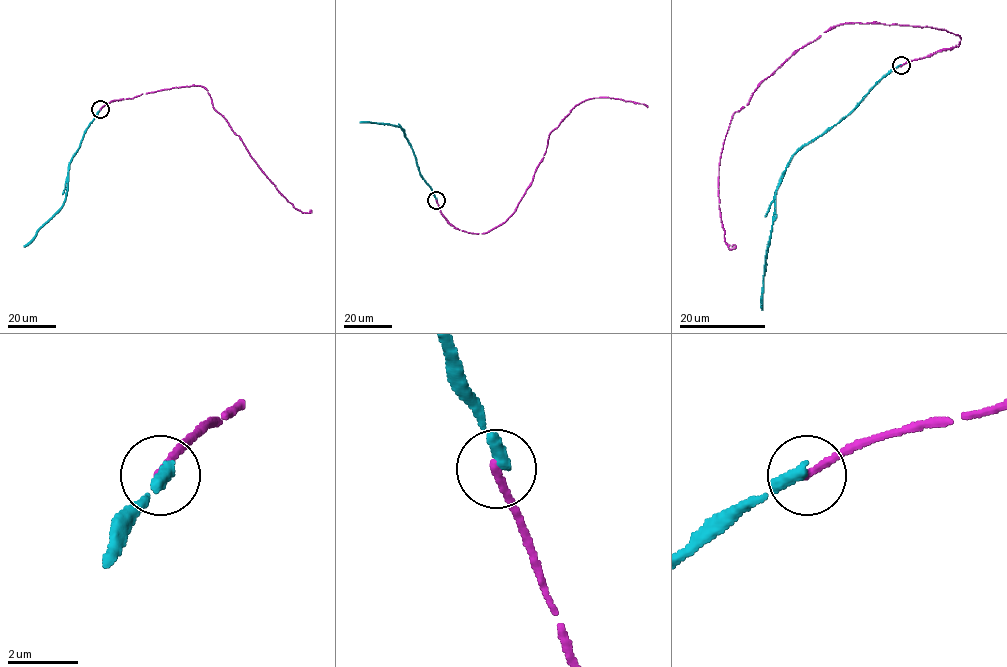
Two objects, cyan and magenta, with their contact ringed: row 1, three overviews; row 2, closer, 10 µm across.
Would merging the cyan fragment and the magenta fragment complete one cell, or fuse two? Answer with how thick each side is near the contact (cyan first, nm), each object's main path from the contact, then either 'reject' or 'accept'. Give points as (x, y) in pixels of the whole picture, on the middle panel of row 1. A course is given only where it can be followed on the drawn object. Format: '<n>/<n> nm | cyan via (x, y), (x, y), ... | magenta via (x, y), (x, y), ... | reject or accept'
400/220 nm | cyan via (436, 199), (419, 172), (404, 131), (387, 124), (360, 122) | magenta via (436, 200), (454, 227), (488, 232), (515, 211), (549, 134), (575, 106), (593, 97), (646, 105) | reject

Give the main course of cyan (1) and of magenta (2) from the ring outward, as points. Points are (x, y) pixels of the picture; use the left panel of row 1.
1: (100, 109), (68, 167), (63, 205), (24, 247)
2: (100, 109), (111, 101), (142, 93), (203, 87), (213, 108), (277, 190), (295, 208), (310, 211)

